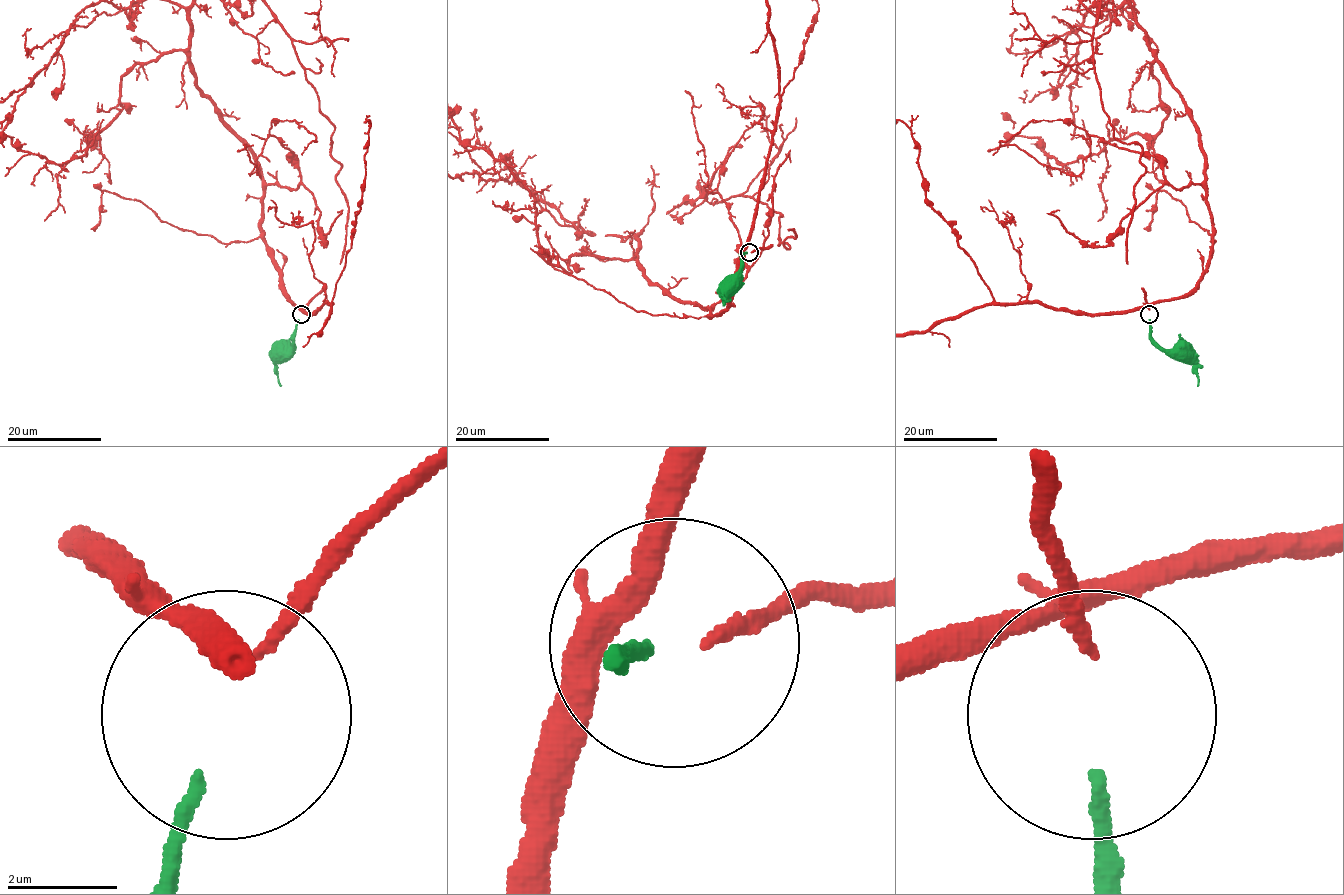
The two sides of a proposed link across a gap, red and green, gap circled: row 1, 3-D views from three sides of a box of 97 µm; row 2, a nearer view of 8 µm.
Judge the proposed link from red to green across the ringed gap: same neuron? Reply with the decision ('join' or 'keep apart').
join

